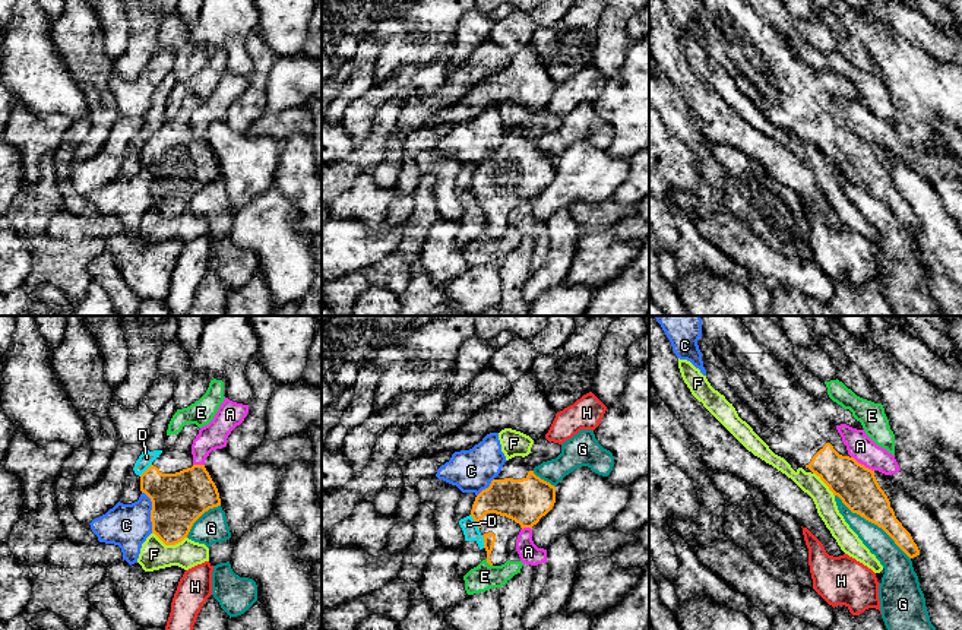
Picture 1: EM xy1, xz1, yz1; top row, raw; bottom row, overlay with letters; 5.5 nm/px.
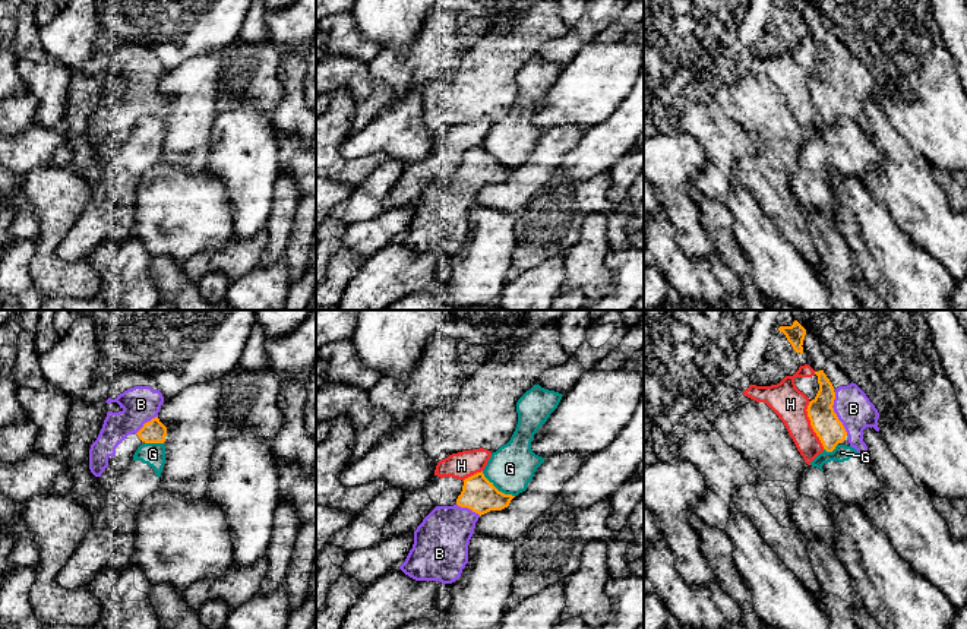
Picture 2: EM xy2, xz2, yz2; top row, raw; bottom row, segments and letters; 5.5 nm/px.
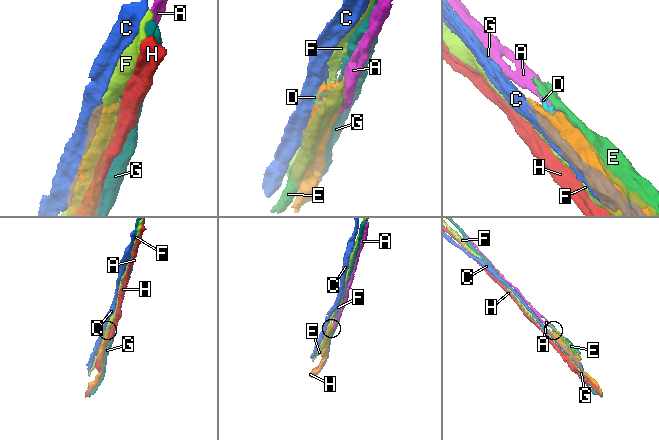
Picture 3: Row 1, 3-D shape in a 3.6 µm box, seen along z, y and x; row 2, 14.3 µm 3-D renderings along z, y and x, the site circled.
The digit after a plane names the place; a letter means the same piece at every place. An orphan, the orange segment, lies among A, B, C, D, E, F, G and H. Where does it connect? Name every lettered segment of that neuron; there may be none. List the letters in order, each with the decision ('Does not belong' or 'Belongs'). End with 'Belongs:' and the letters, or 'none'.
A: Does not belong
B: Belongs
C: Does not belong
D: Does not belong
E: Does not belong
F: Does not belong
G: Does not belong
H: Does not belong
Belongs: B

